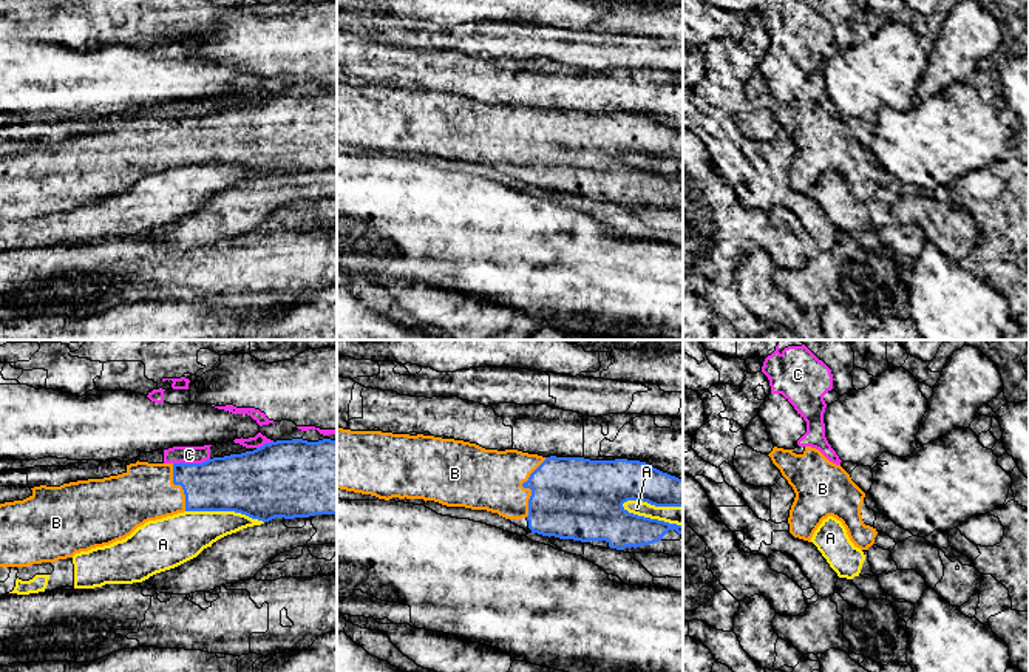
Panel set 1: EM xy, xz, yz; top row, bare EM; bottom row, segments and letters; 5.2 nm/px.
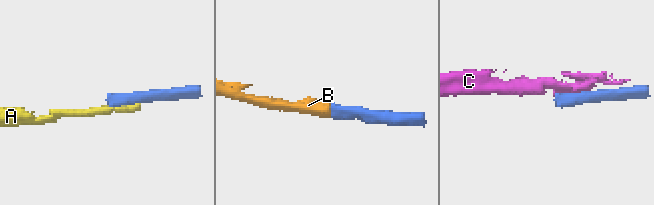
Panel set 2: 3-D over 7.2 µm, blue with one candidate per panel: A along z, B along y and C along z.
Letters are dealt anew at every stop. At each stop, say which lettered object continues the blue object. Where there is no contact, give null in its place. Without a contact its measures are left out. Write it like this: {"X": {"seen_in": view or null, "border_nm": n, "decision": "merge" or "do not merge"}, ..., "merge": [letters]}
{"A": {"seen_in": "xz", "border_nm": 340, "decision": "do not merge"}, "B": {"seen_in": "xz", "border_nm": 320, "decision": "merge"}, "C": {"seen_in": "xy", "border_nm": 190, "decision": "do not merge"}, "merge": ["B"]}

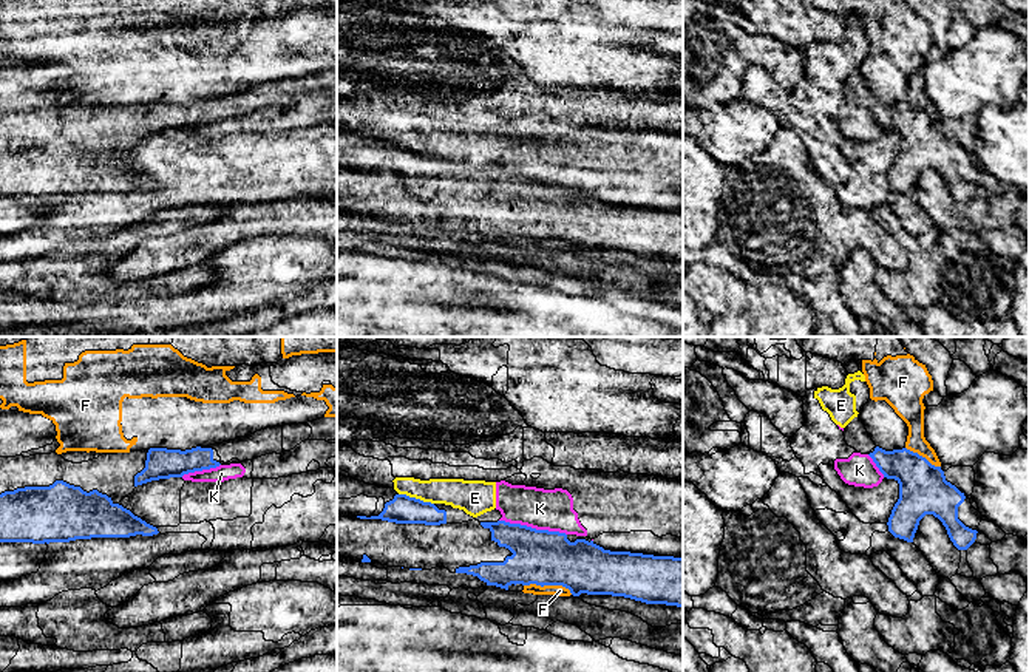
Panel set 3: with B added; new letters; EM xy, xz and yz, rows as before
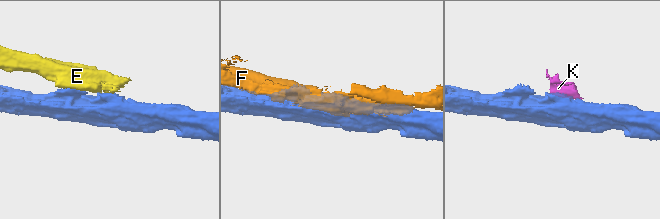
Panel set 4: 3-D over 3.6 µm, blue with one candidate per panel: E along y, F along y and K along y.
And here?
{"E": {"seen_in": "xz", "border_nm": 190, "decision": "do not merge"}, "F": {"seen_in": "xz", "border_nm": 260, "decision": "do not merge"}, "K": {"seen_in": "xz", "border_nm": 360, "decision": "do not merge"}, "merge": []}

